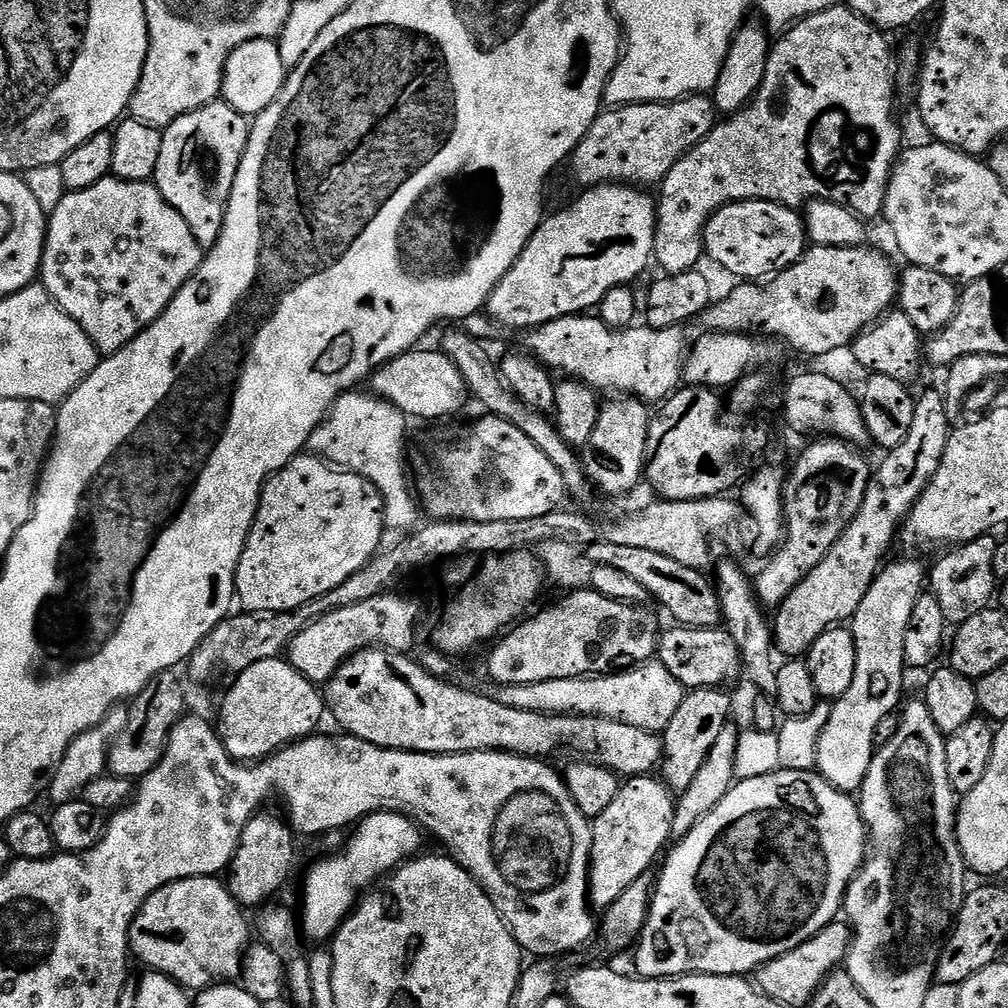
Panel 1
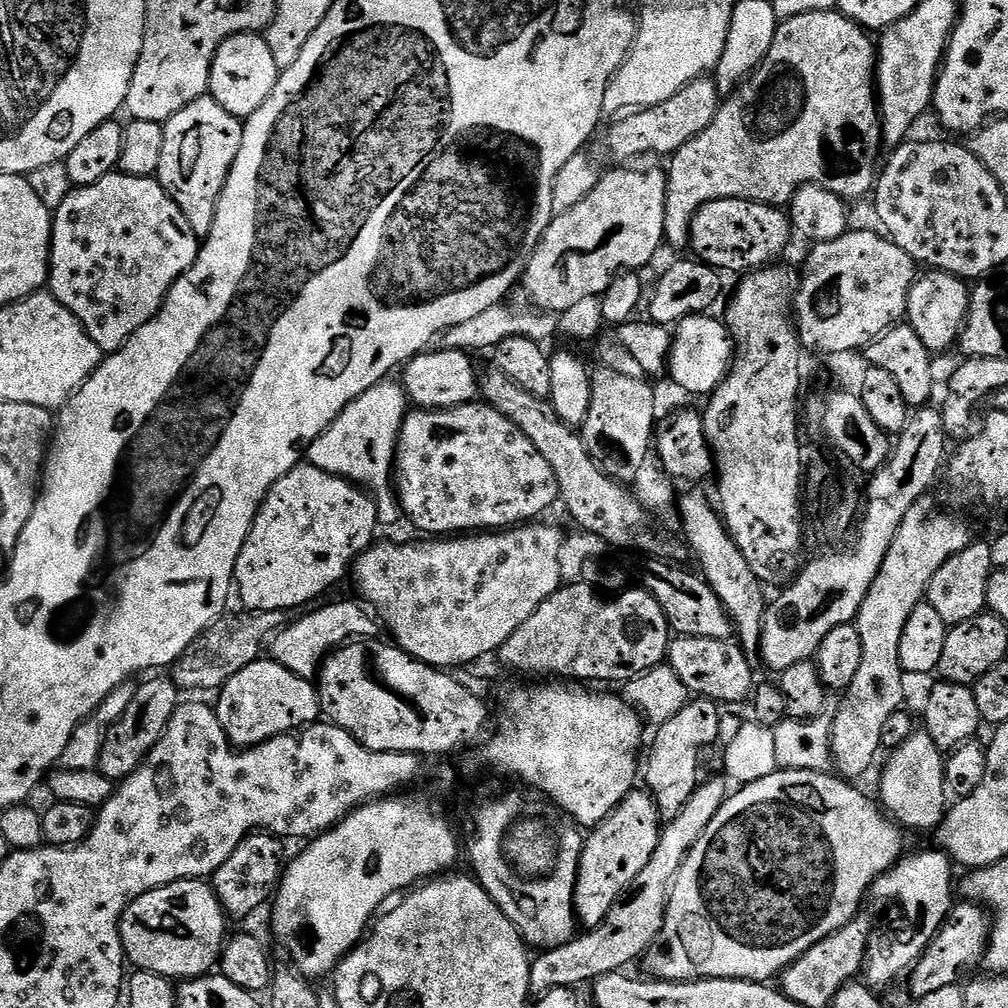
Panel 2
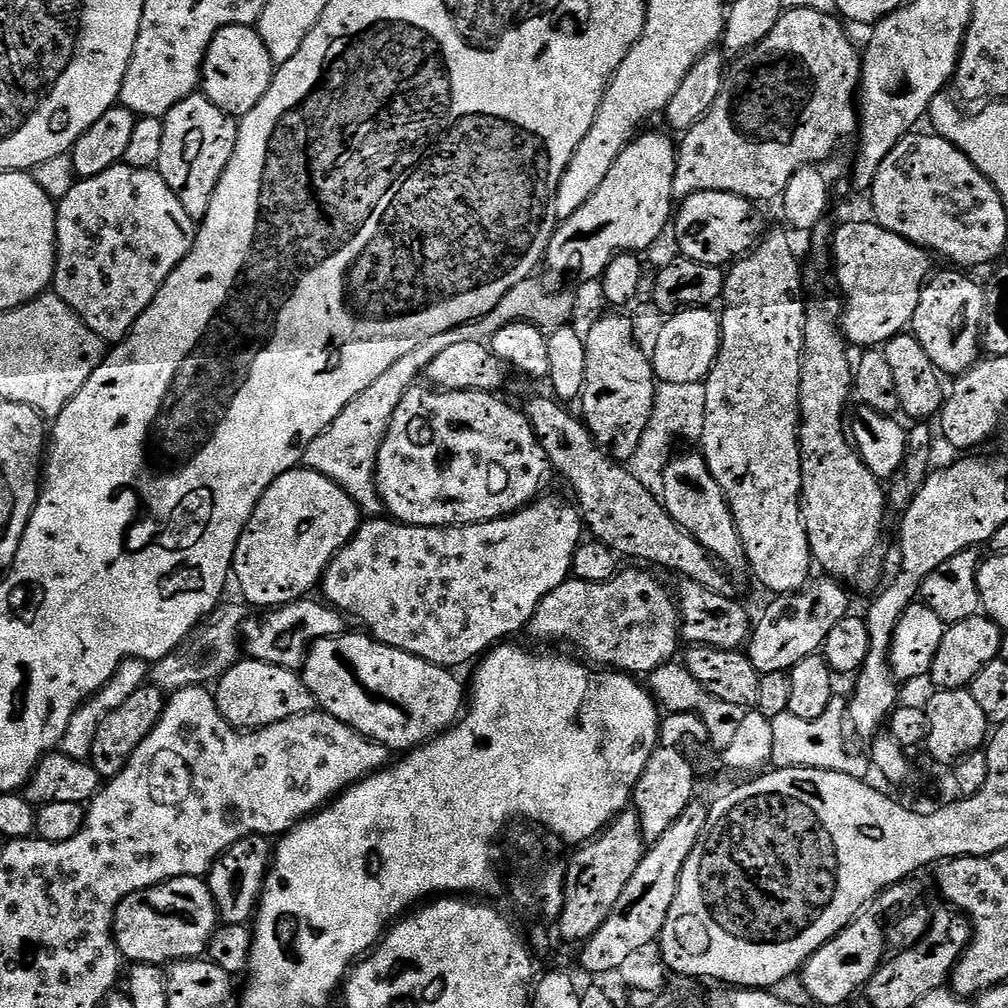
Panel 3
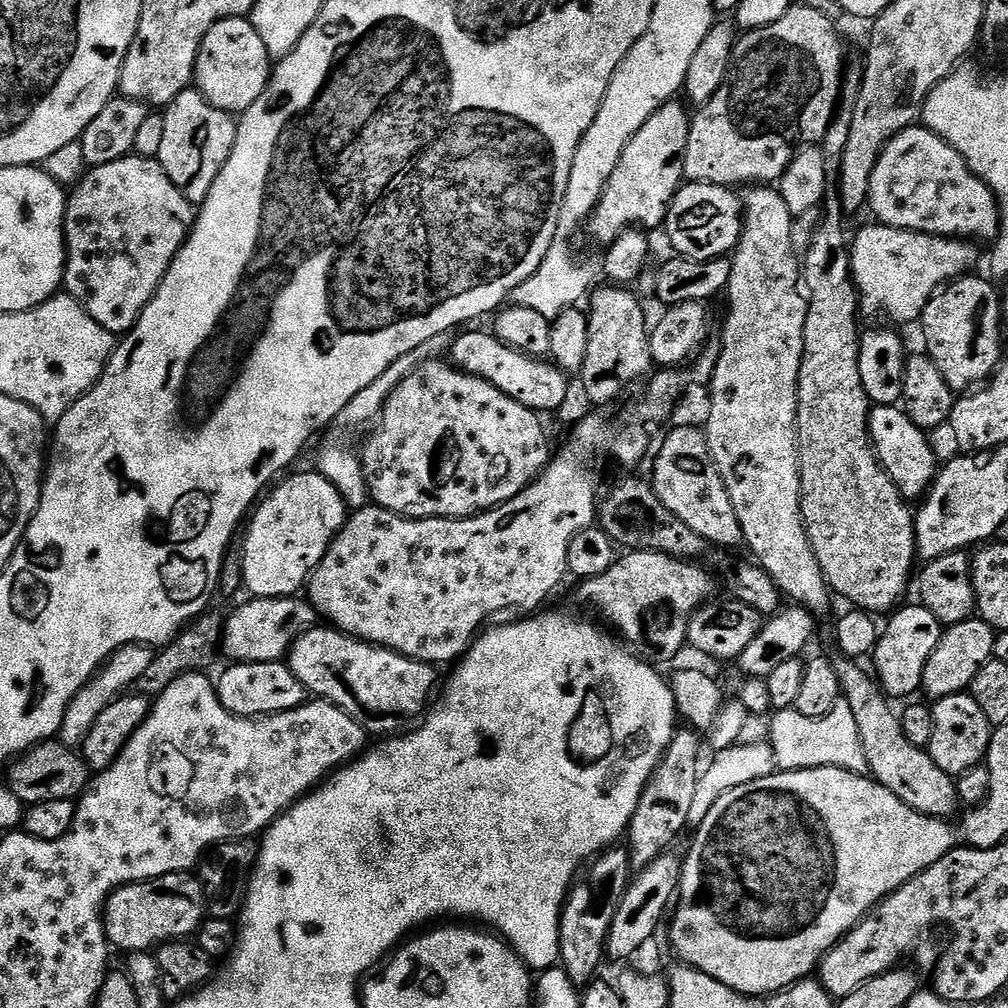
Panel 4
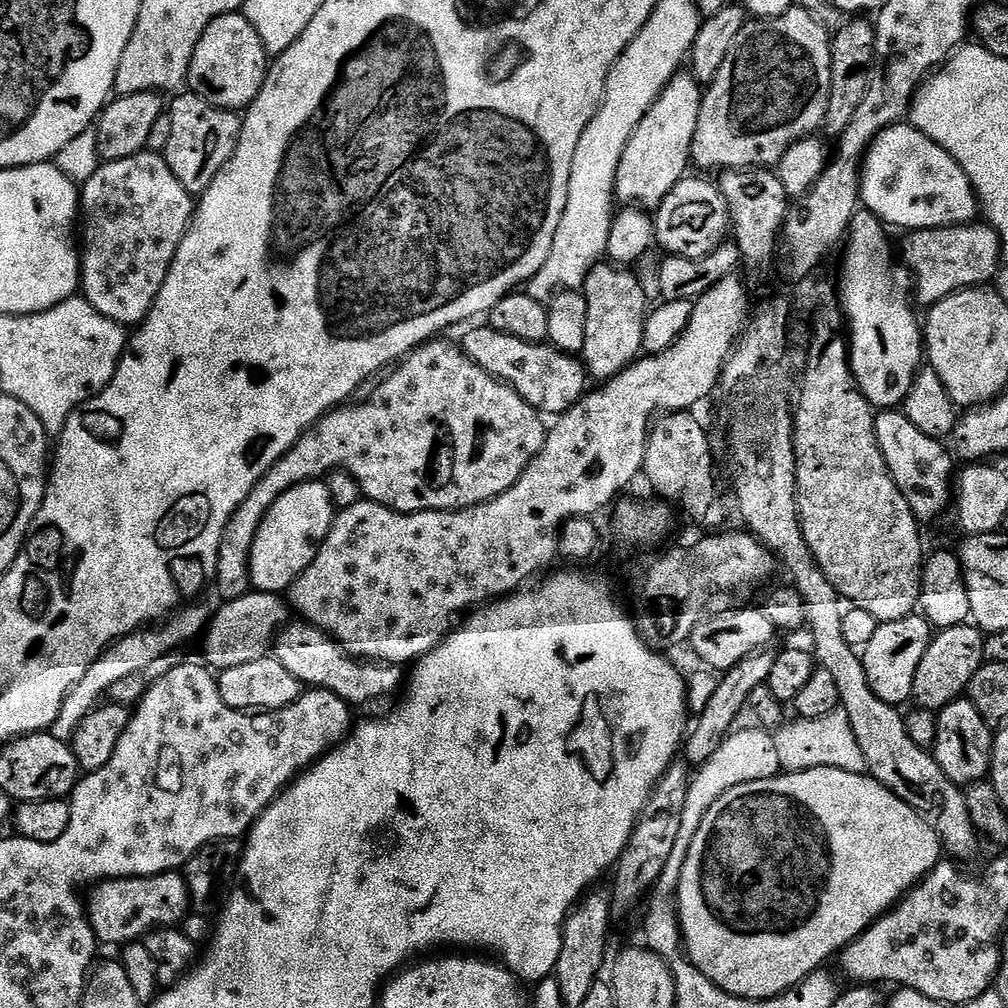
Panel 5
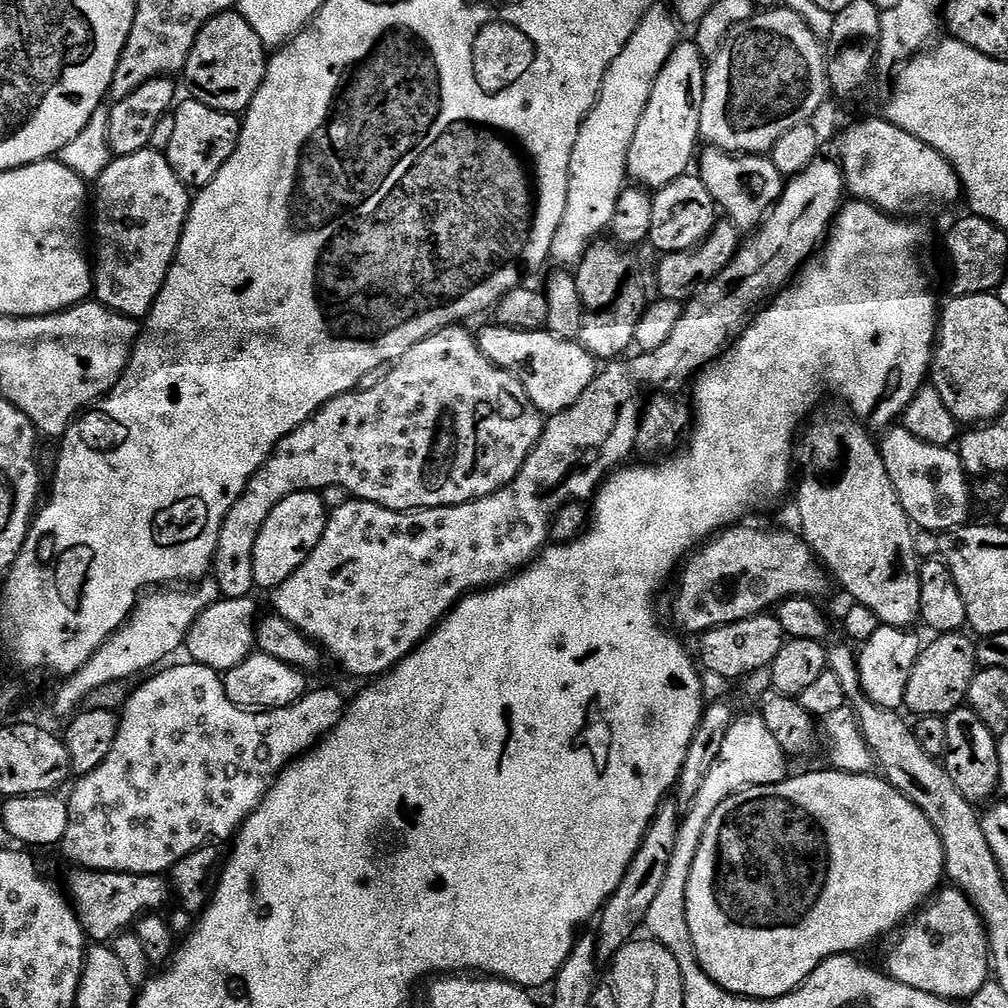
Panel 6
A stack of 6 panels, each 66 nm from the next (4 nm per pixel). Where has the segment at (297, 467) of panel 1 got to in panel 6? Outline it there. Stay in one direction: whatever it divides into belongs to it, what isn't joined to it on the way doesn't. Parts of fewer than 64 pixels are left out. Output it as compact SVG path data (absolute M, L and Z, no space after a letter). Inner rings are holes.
M319 491L295 492L278 502L274 510L270 510L270 518L266 518L258 534L258 542L254 542L254 582L257 589L274 590L286 582L286 578L290 578L298 566L306 562L306 558L310 558L328 525L329 515L329 509L324 507L324 498Z

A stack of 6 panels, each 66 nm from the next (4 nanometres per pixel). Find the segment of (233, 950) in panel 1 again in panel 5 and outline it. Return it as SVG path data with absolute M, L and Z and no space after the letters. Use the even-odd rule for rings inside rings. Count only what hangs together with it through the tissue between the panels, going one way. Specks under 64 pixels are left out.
M179 871L163 872L157 876L127 876L121 880L102 880L91 892L92 897L87 897L86 900L86 915L101 945L131 944L156 928L179 925L190 912L188 887Z

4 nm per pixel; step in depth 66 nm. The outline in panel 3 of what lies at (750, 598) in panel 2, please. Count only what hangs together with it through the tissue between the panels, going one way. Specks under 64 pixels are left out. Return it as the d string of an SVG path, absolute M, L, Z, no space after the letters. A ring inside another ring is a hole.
M701 453L679 456L672 458L665 472L664 494L661 497L664 507L683 529L698 539L702 546L706 546L729 571L744 570L748 562L745 546L724 491L710 474L708 463Z

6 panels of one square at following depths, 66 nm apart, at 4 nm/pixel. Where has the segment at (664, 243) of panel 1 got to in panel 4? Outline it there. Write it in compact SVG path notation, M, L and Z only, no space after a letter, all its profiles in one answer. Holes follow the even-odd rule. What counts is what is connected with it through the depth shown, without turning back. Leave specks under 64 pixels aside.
M793 6L789 12L782 14L778 22L770 26L753 28L745 31L739 37L732 51L732 61L730 70L726 74L726 82L718 86L718 94L710 98L710 102L699 105L700 112L691 117L690 134L686 142L686 154L684 155L684 178L685 181L693 184L723 184L725 186L772 186L783 177L785 170L790 166L791 160L796 153L803 148L816 146L824 140L826 130L830 126L833 116L836 115L836 109L840 103L840 86L844 82L844 69L846 59L844 60L844 44L840 41L840 36L836 33L837 25L826 14L822 14L813 8L801 8Z

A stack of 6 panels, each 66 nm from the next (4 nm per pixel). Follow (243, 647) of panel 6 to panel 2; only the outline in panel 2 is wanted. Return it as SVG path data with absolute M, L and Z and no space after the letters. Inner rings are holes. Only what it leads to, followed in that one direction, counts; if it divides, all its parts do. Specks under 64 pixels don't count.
M340 600L337 604L321 603L316 606L321 606L321 608L313 607L308 610L313 610L313 612L305 611L300 614L305 614L305 616L298 617L293 624L292 621L285 623L284 627L270 641L271 659L275 660L277 664L286 666L286 670L298 674L298 678L315 681L320 665L328 657L328 653L334 651L335 648L340 648L343 644L355 642L361 638L372 638L377 635L377 617L363 603L353 600Z

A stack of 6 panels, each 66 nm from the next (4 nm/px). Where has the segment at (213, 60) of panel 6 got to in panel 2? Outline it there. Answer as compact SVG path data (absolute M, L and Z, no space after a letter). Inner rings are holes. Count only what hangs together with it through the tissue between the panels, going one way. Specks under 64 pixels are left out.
M255 32L234 34L226 38L216 51L208 91L211 99L219 102L230 114L247 118L262 106L262 102L266 102L266 98L270 98L281 71L263 35Z

